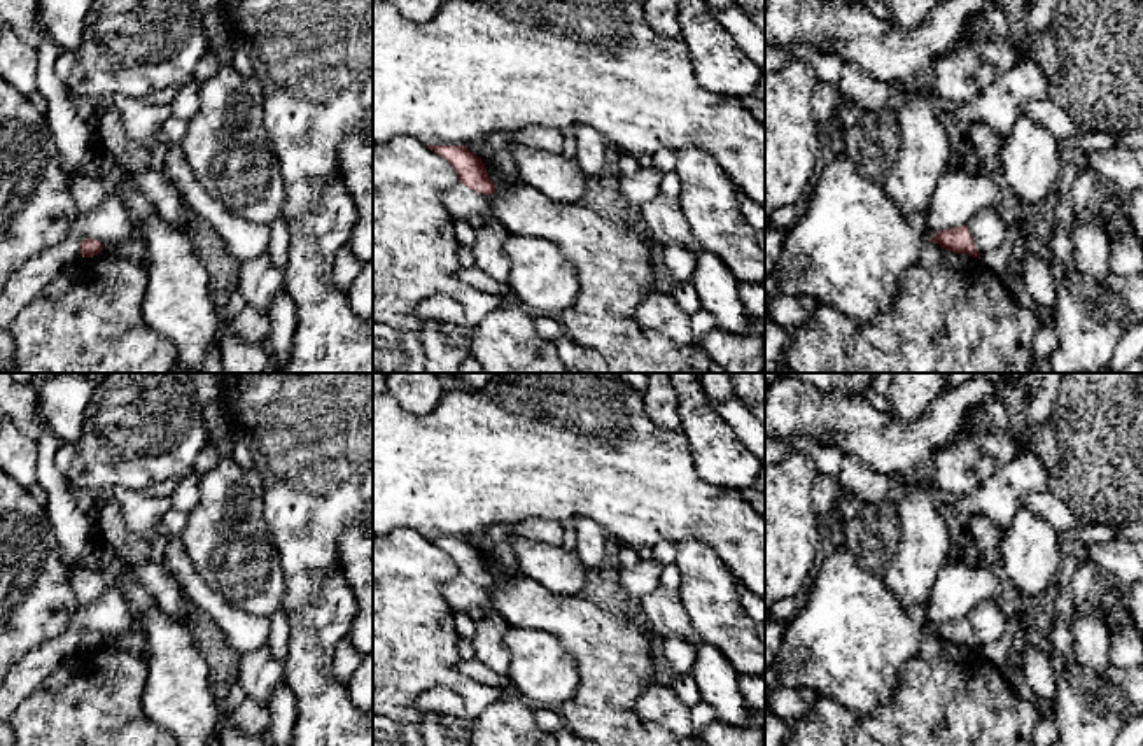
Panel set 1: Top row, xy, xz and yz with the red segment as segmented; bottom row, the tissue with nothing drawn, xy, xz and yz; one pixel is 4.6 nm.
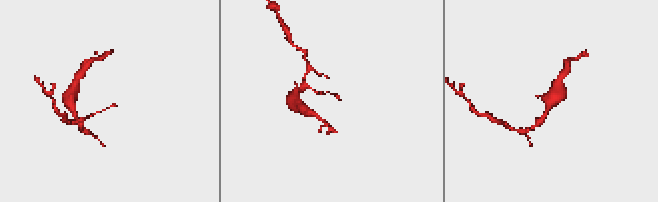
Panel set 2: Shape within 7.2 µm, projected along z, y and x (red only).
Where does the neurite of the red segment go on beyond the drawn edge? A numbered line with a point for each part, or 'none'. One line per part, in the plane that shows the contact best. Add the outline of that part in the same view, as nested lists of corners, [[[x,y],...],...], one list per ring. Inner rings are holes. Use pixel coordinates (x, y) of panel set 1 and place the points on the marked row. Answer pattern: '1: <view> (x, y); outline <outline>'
none

